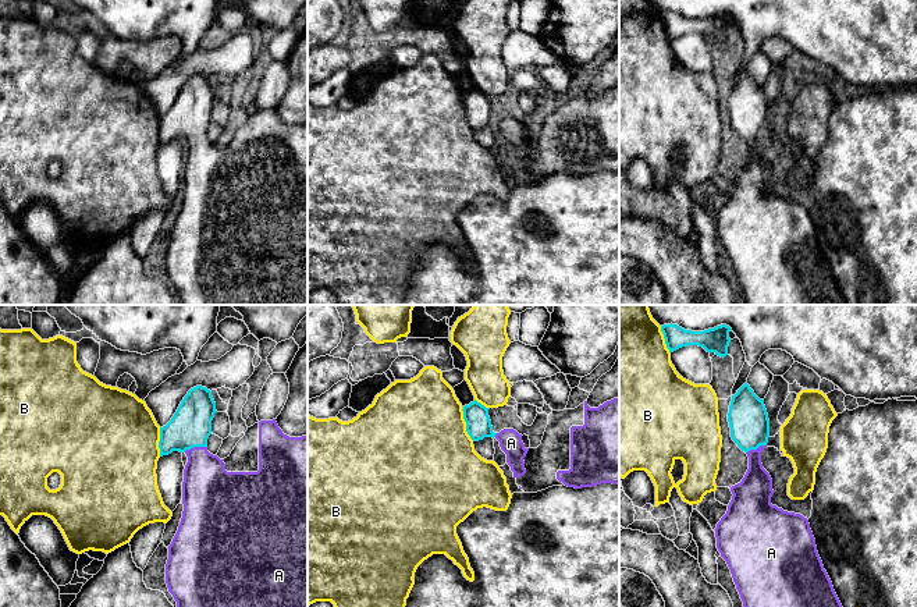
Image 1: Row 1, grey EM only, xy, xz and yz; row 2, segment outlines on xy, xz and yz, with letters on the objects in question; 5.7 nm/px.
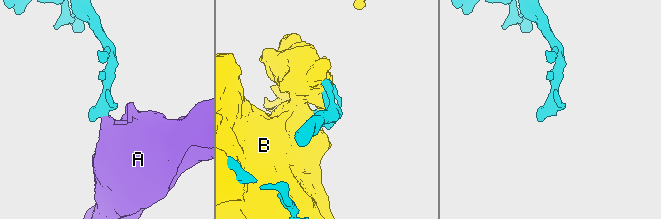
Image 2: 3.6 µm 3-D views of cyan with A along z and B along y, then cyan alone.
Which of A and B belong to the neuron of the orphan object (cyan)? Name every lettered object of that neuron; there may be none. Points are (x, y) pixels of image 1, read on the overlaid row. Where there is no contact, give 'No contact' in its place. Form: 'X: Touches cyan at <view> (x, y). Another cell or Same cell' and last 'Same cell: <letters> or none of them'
A: Touches cyan at xy (195, 446). Same cell
B: Touches cyan at xz (466, 425). Another cell
Same cell: A

